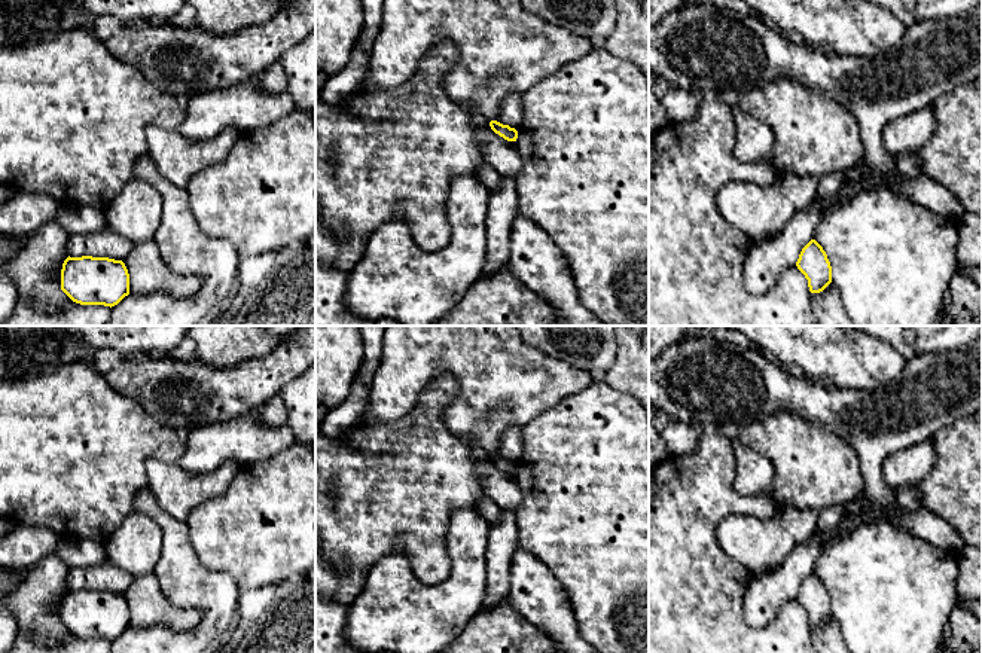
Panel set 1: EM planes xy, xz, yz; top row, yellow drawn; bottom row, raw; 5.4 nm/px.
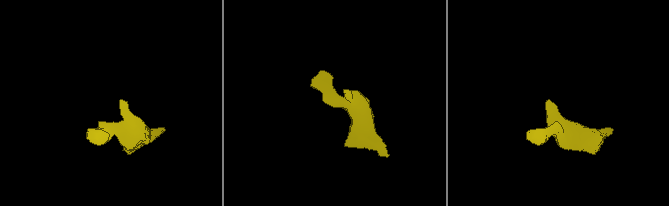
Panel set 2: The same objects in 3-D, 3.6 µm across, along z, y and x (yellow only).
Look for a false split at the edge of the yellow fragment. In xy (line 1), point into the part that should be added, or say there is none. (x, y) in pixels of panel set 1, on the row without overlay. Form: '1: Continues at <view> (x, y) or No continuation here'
1: No continuation here

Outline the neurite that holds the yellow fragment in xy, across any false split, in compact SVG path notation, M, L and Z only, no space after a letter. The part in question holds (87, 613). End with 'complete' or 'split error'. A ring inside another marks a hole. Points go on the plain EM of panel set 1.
M68 589L61 602L61 623L76 637L112 641L129 628L129 607L122 594Z; complete

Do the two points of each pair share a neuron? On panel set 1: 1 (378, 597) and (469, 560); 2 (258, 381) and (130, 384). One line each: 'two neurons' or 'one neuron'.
1: one neuron
2: one neuron

